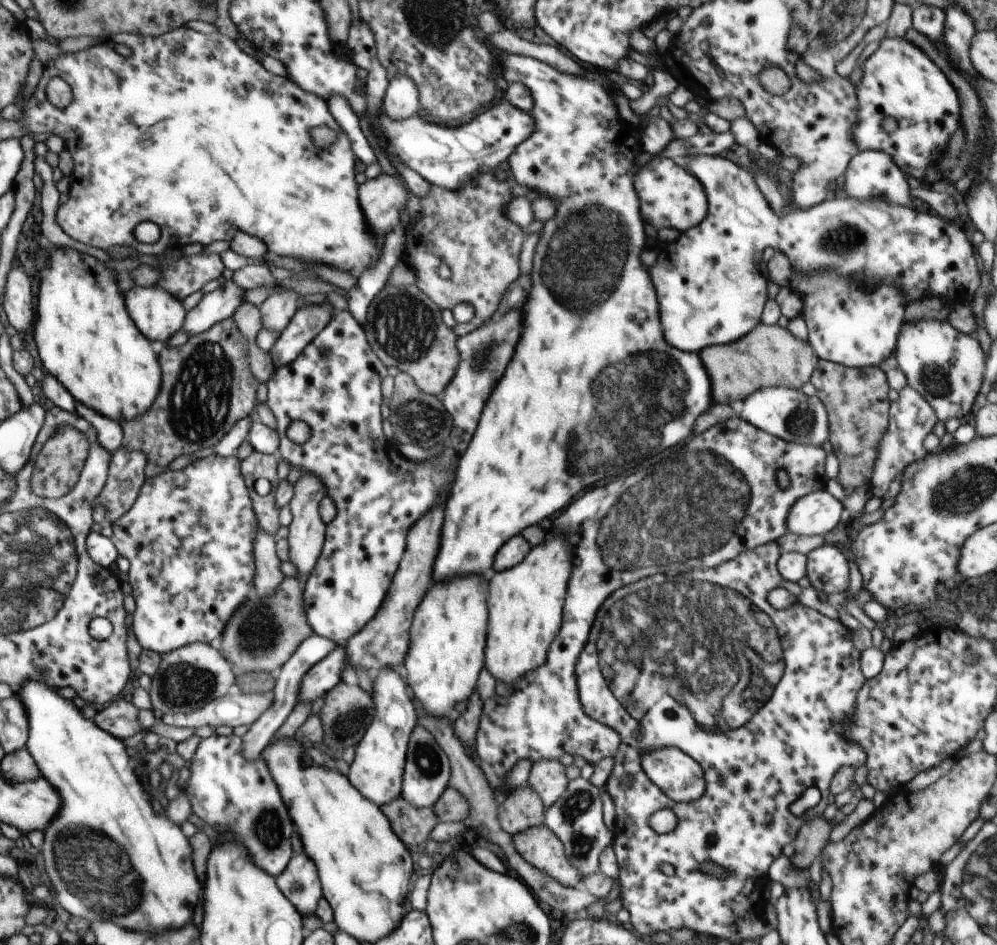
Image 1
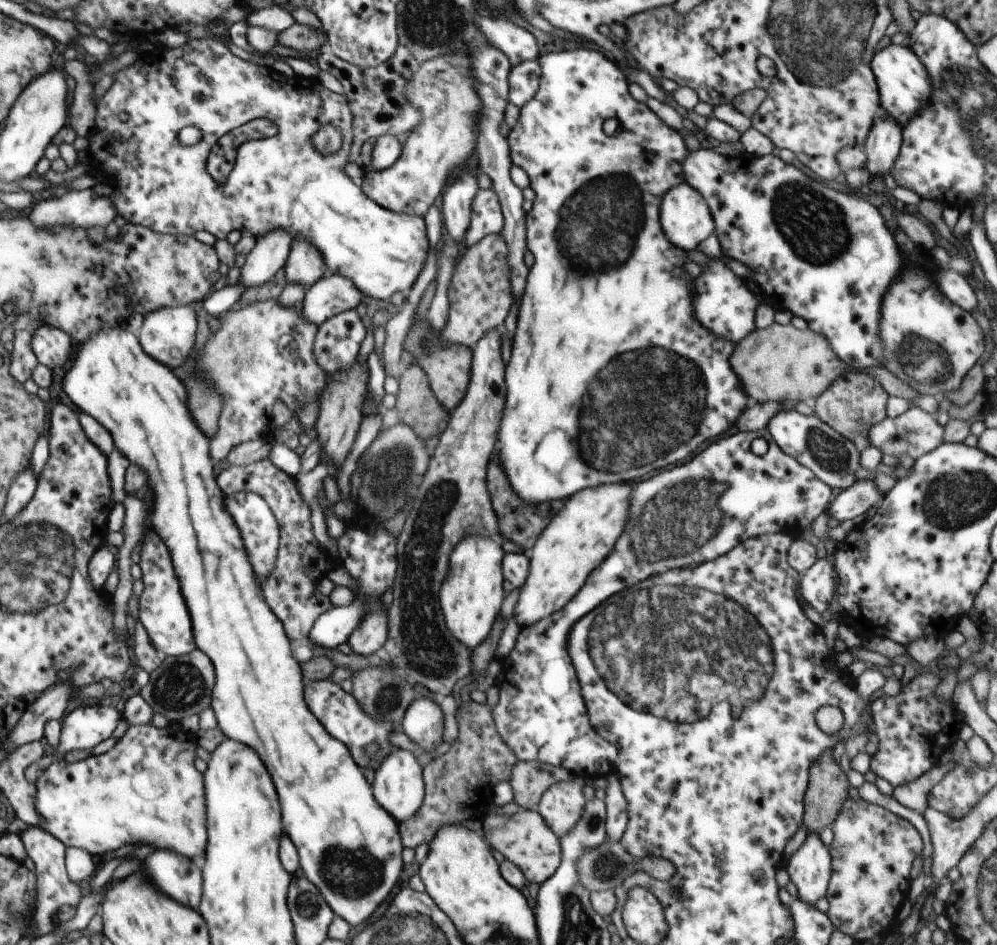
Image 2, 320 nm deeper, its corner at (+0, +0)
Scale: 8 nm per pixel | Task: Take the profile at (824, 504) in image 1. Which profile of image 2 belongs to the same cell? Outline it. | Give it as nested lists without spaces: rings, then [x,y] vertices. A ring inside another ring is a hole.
[[[858,479],[852,486],[842,490],[834,502],[829,503],[826,514],[832,518],[836,518],[840,523],[842,521],[854,521],[854,518],[864,516],[867,510],[870,510],[876,502],[880,502],[884,497],[885,494],[878,489],[873,479]]]

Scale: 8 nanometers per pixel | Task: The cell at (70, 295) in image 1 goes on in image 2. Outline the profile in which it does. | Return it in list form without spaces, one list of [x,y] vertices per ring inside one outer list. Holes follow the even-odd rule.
[[[116,326],[108,331],[97,332],[96,335],[88,339],[84,344],[80,343],[79,348],[75,350],[75,357],[71,363],[71,367],[67,369],[67,373],[63,379],[63,389],[68,395],[68,398],[78,406],[78,410],[90,415],[94,420],[97,420],[112,437],[114,446],[118,449],[131,463],[138,464],[140,468],[144,468],[146,476],[150,478],[148,484],[154,490],[154,510],[151,511],[152,530],[166,540],[166,546],[170,548],[170,556],[174,556],[174,568],[178,568],[178,580],[182,580],[182,588],[186,588],[186,604],[192,628],[194,632],[194,642],[198,649],[206,652],[206,656],[212,660],[214,668],[216,668],[216,684],[213,686],[211,696],[211,707],[217,718],[218,726],[228,739],[234,739],[242,744],[245,744],[250,749],[256,751],[262,762],[266,765],[268,772],[271,774],[272,780],[279,796],[281,806],[281,819],[283,822],[284,834],[292,840],[299,854],[299,863],[304,870],[305,877],[318,887],[322,896],[326,899],[328,906],[333,910],[335,915],[341,916],[347,920],[351,926],[358,926],[362,922],[366,922],[372,913],[386,900],[386,896],[392,892],[392,888],[396,886],[402,867],[401,852],[403,844],[399,833],[399,824],[394,820],[393,816],[389,815],[378,804],[376,797],[373,795],[371,784],[366,781],[361,768],[354,762],[349,748],[336,740],[327,730],[324,725],[314,716],[314,713],[308,708],[305,701],[304,691],[306,682],[303,670],[300,664],[292,658],[290,652],[290,640],[284,634],[282,622],[274,616],[274,612],[270,610],[270,606],[266,604],[260,586],[256,584],[256,576],[248,558],[248,552],[244,548],[244,542],[240,538],[240,530],[234,524],[234,518],[228,514],[226,504],[224,504],[224,494],[216,484],[216,474],[214,474],[214,464],[210,458],[210,444],[208,438],[204,436],[204,432],[196,426],[196,422],[192,420],[190,410],[186,408],[186,386],[174,376],[172,370],[168,370],[167,365],[154,360],[149,353],[145,353],[141,347],[138,338],[125,326]]]

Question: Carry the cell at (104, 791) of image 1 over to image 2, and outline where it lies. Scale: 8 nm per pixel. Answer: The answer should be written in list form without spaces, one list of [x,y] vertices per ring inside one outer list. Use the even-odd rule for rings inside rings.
[[[161,850],[146,858],[146,876],[163,893],[186,906],[198,910],[203,895],[201,868],[190,859],[169,850]]]

